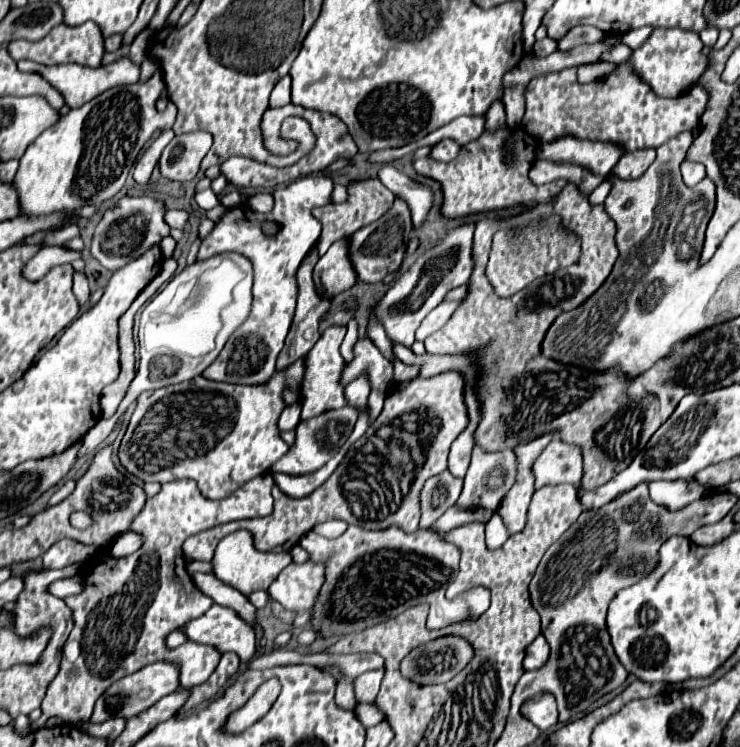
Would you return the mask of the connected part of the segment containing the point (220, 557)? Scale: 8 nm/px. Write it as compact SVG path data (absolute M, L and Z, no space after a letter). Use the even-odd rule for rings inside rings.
M240 530L240 532L232 532L232 534L228 534L226 538L220 540L212 562L214 562L216 578L220 578L228 586L240 590L242 594L250 594L254 590L268 590L270 582L280 574L282 568L286 568L292 562L292 558L290 558L288 552L274 554L274 552L258 552L258 550L254 550L250 532Z

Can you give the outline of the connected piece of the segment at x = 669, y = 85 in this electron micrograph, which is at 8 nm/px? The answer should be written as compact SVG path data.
M654 30L648 36L648 42L644 42L640 48L636 48L632 52L632 66L634 70L650 84L650 88L654 90L656 96L660 98L678 98L682 96L686 90L690 90L690 86L694 86L700 76L708 70L710 60L702 54L702 40L698 36L698 32L692 30Z

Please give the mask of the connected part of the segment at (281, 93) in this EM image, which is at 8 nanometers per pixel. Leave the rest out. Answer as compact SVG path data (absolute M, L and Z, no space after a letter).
M290 76L280 78L270 96L270 108L280 108L286 104L290 104Z

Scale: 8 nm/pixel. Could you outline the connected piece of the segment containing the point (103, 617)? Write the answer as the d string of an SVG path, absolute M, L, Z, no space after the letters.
M264 474L264 476L258 476L250 482L246 482L246 486L238 488L230 498L208 500L208 498L202 496L202 492L198 490L194 480L174 480L174 482L162 484L162 490L154 498L148 498L144 510L132 522L132 530L144 534L144 546L128 558L118 558L116 560L108 554L98 556L98 564L102 564L102 566L106 564L110 568L106 568L106 570L88 570L84 590L78 596L64 598L64 602L74 612L74 628L72 628L72 632L70 632L70 636L68 636L68 640L62 648L60 672L54 678L54 682L48 686L48 694L42 702L42 716L36 722L32 722L32 730L44 728L48 718L54 718L54 716L60 718L64 724L88 722L90 716L92 716L96 700L108 690L110 684L120 680L124 674L132 674L132 672L144 668L150 662L170 660L170 662L179 664L179 682L184 688L204 684L210 678L210 674L218 666L218 660L222 658L222 652L218 652L212 646L204 646L204 644L189 641L182 644L182 646L178 646L178 648L172 648L172 650L166 646L166 636L174 628L180 628L180 626L184 626L184 622L190 622L190 620L198 618L200 614L204 614L212 606L212 598L202 594L190 582L190 574L186 570L186 562L184 562L184 556L182 556L182 542L188 536L198 534L200 530L214 528L218 524L272 514L272 510L274 510L272 494L270 494L272 486L274 486L272 474Z

